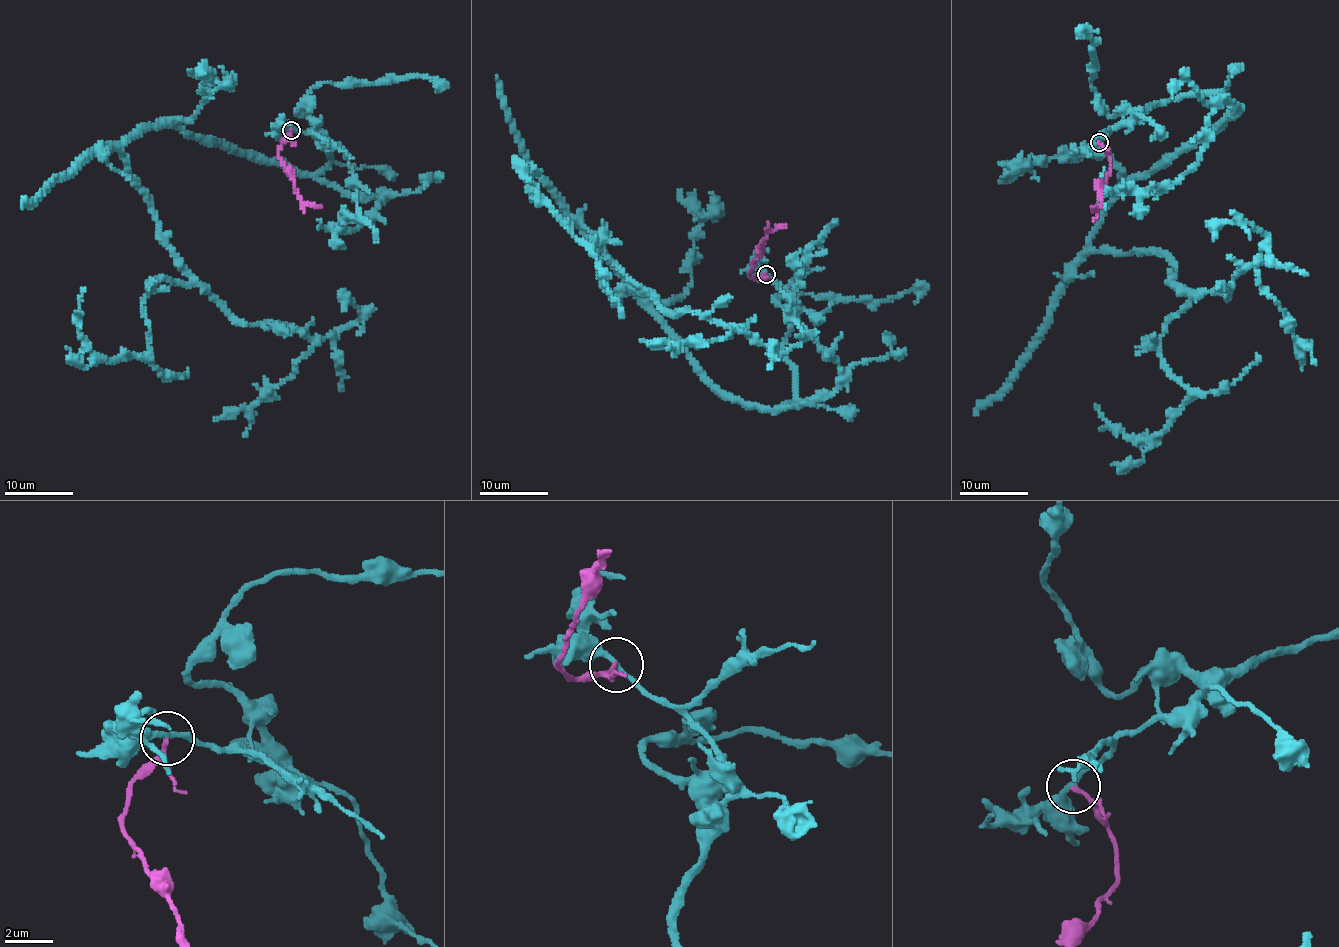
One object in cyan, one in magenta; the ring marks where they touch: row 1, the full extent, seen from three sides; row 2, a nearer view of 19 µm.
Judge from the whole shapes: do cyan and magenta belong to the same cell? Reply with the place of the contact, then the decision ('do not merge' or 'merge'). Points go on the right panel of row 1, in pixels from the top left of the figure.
at (1099, 142); do not merge

